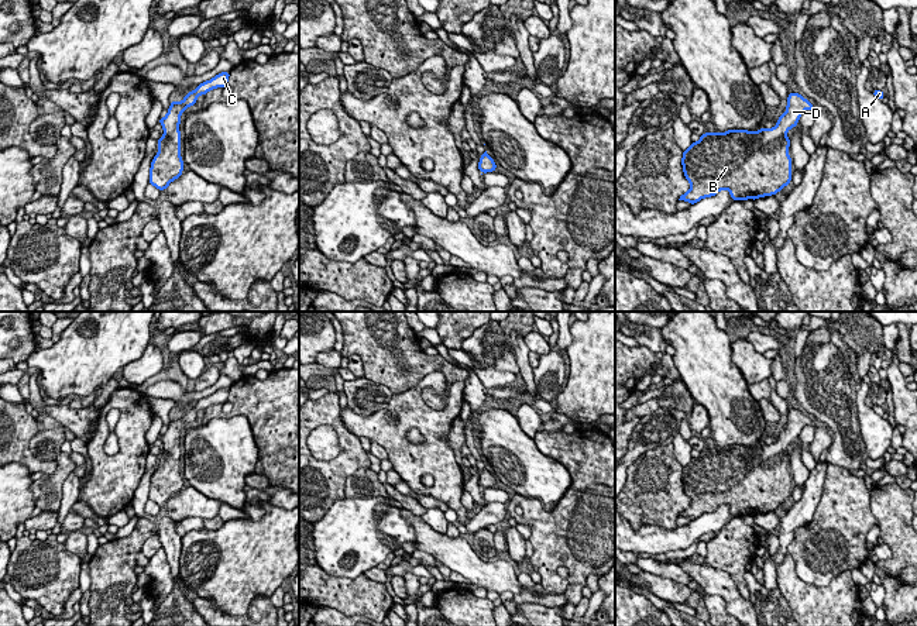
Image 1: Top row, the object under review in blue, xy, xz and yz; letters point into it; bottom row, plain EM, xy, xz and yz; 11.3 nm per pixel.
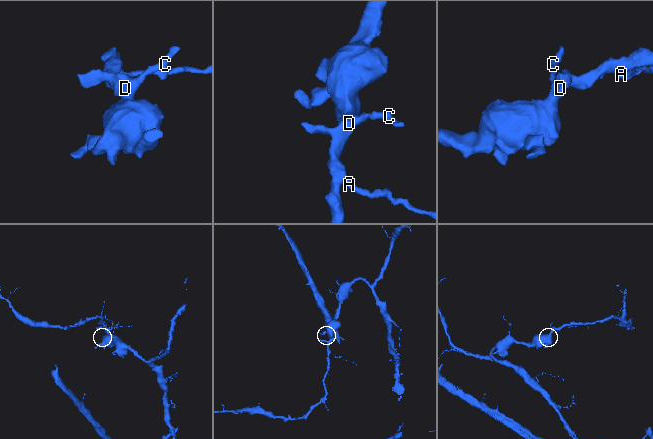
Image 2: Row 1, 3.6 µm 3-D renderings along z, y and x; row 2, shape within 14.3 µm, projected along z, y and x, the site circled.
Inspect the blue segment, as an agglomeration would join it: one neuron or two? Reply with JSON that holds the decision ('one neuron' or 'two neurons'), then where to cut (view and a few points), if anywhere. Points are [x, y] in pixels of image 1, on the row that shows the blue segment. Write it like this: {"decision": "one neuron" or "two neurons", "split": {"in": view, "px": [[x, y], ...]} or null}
{"decision": "one neuron", "split": null}

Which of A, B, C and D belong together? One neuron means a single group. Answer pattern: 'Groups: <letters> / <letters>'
Groups: A B C D

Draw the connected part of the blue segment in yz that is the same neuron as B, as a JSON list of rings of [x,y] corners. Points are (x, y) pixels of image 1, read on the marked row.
[[[790,92],[786,113],[770,130],[703,134],[683,151],[683,171],[691,188],[679,200],[694,204],[722,189],[741,202],[776,195],[791,180],[787,131],[808,109],[817,111],[801,94]]]

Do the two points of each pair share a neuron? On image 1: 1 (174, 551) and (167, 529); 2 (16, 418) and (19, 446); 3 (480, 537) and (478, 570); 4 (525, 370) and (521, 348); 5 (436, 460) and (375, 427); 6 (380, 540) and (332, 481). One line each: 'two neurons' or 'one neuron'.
1: one neuron
2: one neuron
3: two neurons
4: one neuron
5: one neuron
6: two neurons

